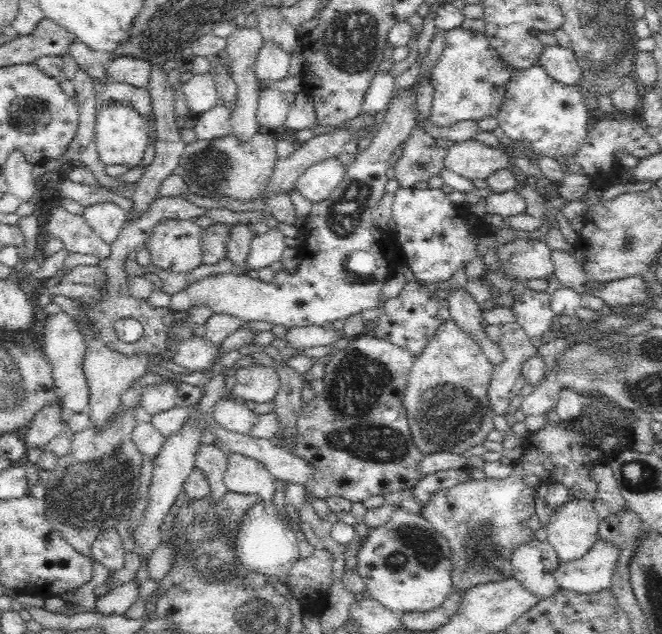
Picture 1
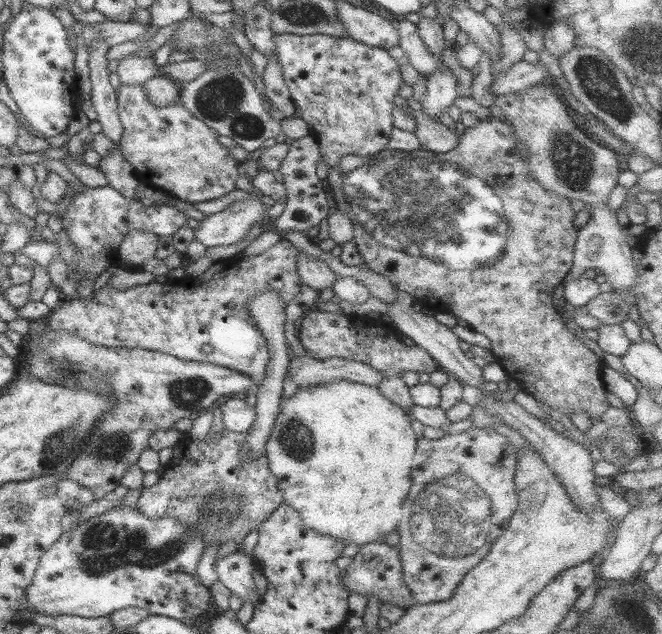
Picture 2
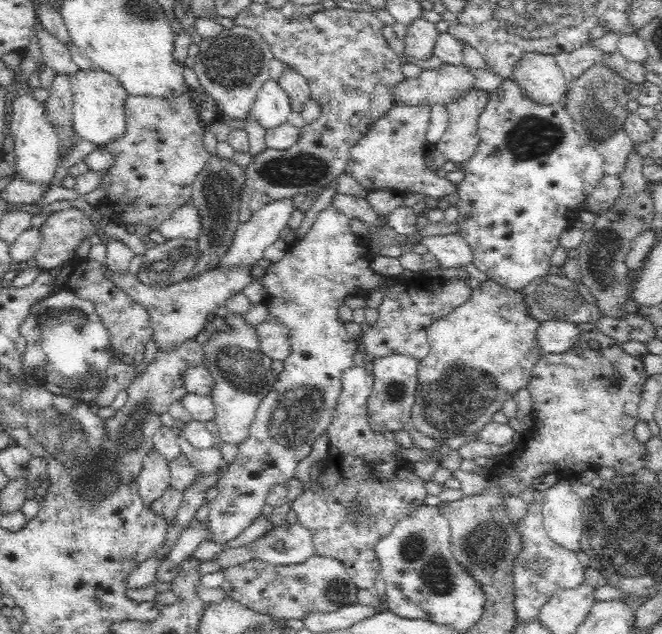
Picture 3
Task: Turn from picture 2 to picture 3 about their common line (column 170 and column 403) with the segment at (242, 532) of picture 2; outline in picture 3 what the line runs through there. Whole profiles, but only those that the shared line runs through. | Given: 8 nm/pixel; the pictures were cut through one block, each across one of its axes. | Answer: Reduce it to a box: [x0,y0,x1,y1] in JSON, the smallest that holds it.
[291,366,426,589]

